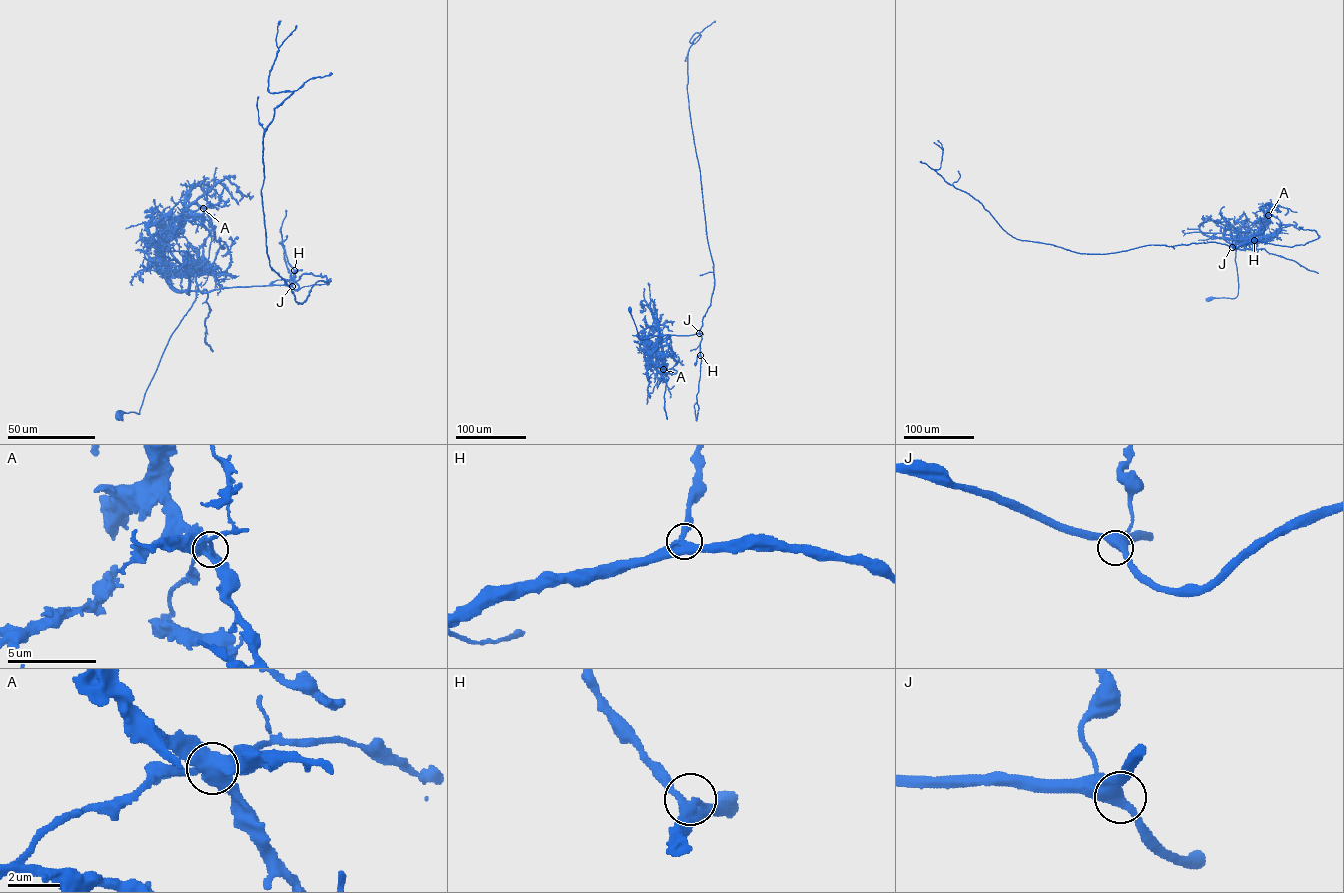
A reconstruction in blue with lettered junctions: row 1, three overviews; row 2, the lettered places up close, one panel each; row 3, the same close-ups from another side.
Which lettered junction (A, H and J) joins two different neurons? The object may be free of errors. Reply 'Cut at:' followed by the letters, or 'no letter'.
Cut at: A

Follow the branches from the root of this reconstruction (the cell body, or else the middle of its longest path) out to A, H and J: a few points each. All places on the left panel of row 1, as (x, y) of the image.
A: (118, 416), (139, 413), (168, 339), (196, 297), (192, 273), (168, 277), (162, 232), (182, 216), (203, 208)
H: (118, 416), (139, 413), (168, 339), (195, 300), (196, 286), (202, 292), (272, 285), (297, 290), (294, 270)
J: (118, 416), (124, 412), (139, 413), (168, 339), (195, 300), (196, 286), (202, 292), (236, 287), (292, 286)

